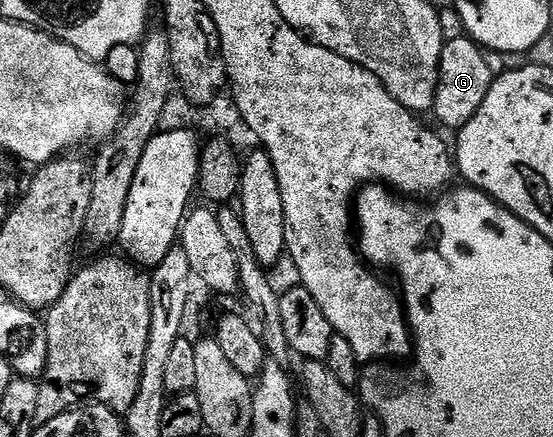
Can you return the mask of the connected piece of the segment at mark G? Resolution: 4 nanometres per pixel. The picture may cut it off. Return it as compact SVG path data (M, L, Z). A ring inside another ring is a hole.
M467 36L447 39L443 46L442 58L439 62L439 84L435 92L435 106L433 115L439 122L452 128L454 132L464 128L466 122L478 112L478 108L485 101L490 86L495 80L495 71L484 58L483 49Z

